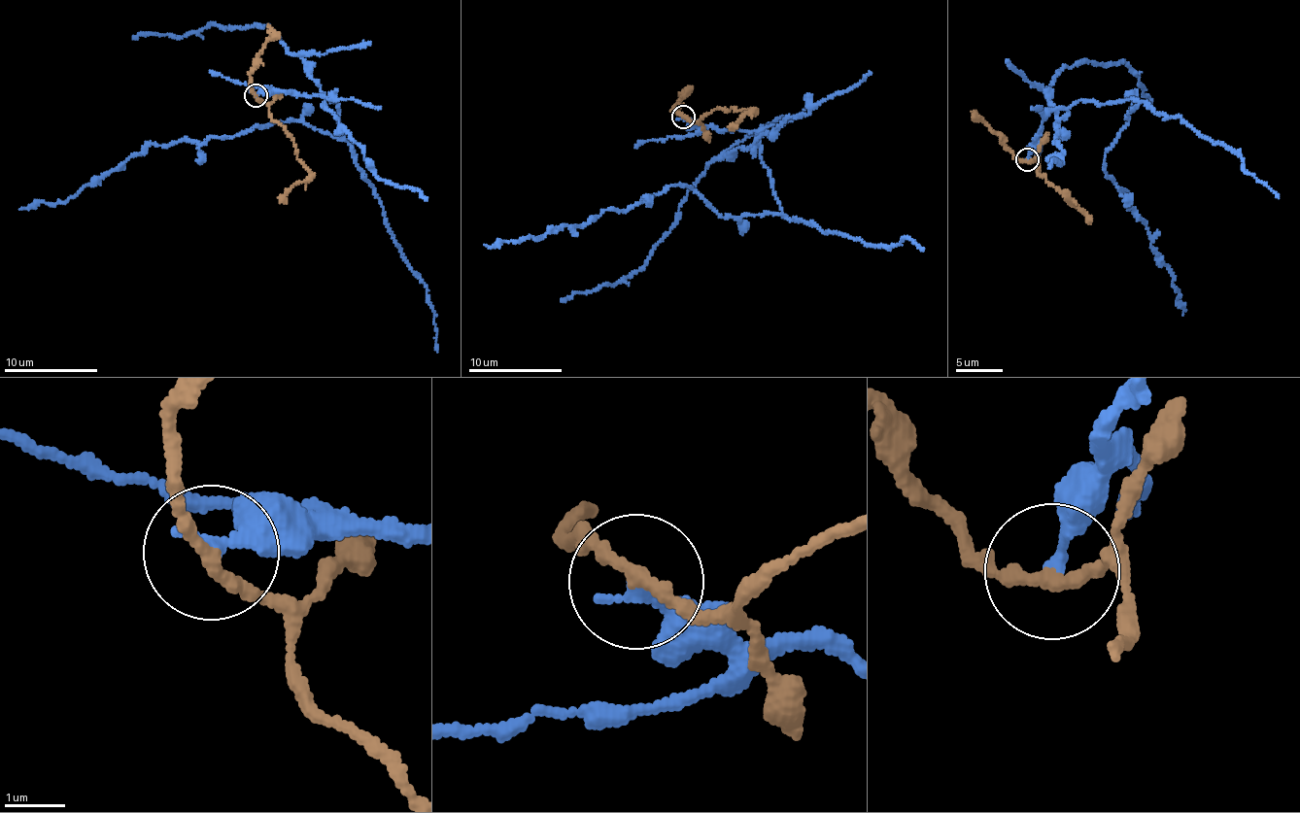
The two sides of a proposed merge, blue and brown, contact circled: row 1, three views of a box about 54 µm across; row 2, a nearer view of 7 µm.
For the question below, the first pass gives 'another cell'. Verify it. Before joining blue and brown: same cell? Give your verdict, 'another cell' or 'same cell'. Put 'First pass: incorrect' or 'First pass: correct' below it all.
another cell
First pass: correct

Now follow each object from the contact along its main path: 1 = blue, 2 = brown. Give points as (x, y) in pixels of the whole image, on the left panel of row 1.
1: (256, 95), (274, 89), (332, 96), (343, 134), (280, 121), (199, 144), (150, 145), (65, 202), (19, 209)
2: (256, 95), (268, 109), (268, 117), (286, 129), (310, 173), (301, 183), (290, 187), (279, 203)

